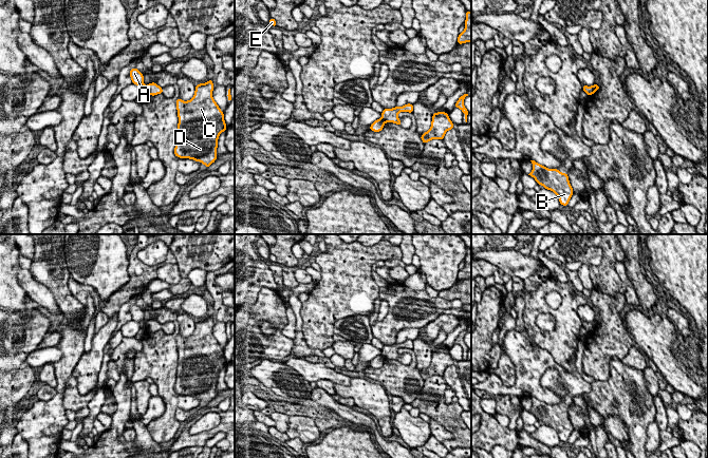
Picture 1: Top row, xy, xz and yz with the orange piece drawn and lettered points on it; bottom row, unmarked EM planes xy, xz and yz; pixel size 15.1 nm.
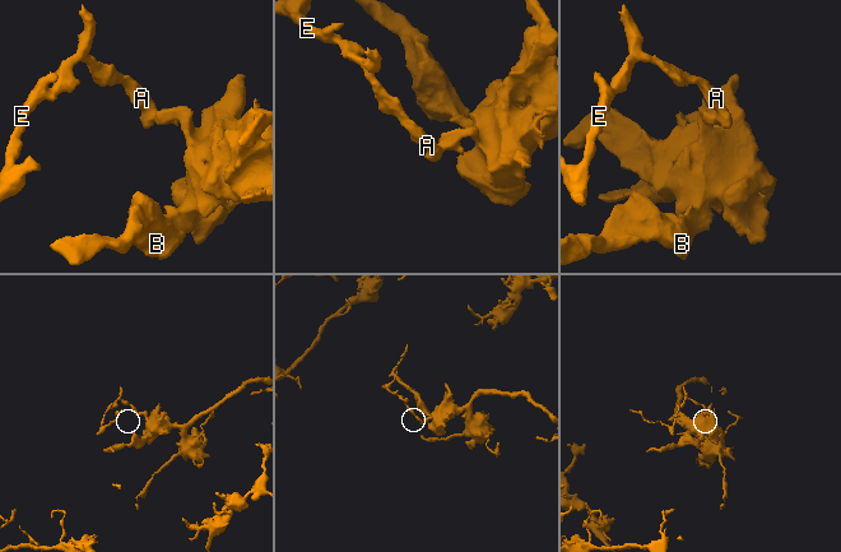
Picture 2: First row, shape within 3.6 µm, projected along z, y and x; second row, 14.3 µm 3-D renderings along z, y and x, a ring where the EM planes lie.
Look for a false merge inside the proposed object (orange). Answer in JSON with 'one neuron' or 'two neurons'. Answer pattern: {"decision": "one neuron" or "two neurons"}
{"decision": "two neurons"}

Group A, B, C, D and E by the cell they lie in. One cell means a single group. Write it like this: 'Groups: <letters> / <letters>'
Groups: A E / B C D

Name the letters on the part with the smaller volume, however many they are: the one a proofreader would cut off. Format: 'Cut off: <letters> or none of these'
Cut off: A, E

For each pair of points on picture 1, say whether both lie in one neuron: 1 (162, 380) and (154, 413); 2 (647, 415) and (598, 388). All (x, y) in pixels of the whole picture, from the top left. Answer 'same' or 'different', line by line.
1: different
2: same

